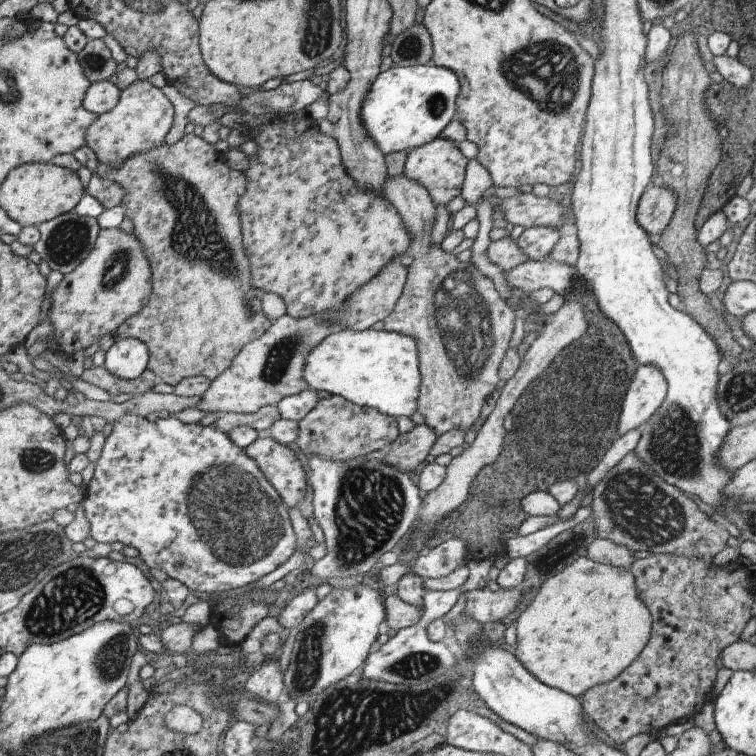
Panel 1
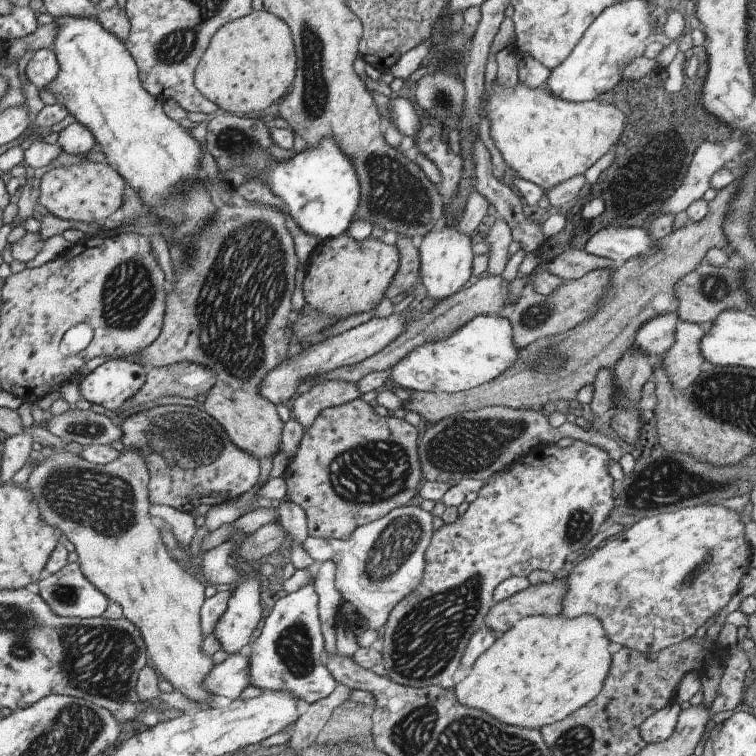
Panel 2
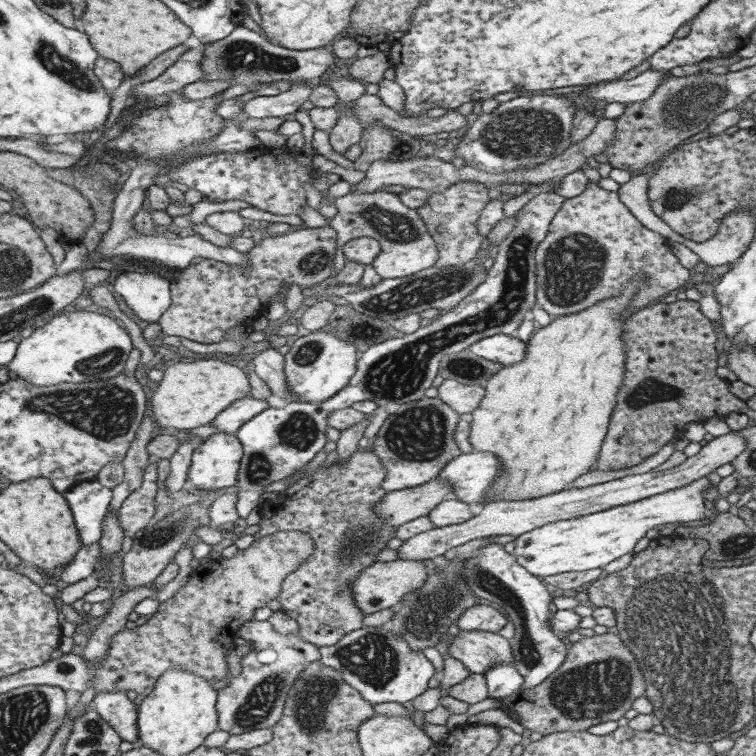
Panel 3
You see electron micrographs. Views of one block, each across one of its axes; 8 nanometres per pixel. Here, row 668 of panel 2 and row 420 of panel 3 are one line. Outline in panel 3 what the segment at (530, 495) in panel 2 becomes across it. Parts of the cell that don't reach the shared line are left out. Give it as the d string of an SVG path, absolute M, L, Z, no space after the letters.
M422 396L415 402L398 405L397 410L382 422L371 448L386 470L381 488L388 493L424 484L436 478L449 460L460 456L461 451L453 440L458 415L458 412L437 397Z

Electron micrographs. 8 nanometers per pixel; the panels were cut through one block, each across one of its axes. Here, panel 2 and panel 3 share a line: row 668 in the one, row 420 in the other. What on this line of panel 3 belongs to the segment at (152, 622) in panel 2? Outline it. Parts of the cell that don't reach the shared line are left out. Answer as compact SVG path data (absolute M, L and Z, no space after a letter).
M219 359L177 360L162 365L162 377L151 395L153 420L159 428L176 428L181 434L211 422L232 402L249 395L249 380L239 367Z

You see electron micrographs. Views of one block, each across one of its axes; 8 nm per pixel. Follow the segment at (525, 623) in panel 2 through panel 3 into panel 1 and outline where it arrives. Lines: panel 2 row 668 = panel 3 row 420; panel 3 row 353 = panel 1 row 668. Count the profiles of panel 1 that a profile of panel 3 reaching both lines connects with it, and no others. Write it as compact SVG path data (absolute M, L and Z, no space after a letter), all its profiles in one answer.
M589 557L577 558L573 562L569 563L569 566L563 568L548 578L539 586L537 593L533 598L532 602L526 606L525 610L519 613L514 624L515 630L515 649L510 649L513 658L517 662L521 663L521 666L530 672L539 682L546 684L549 687L557 688L565 694L573 695L577 697L583 694L587 689L593 688L593 686L599 686L599 684L607 684L611 682L613 678L617 678L621 674L622 670L625 670L635 658L639 656L639 653L643 650L645 644L649 640L653 619L649 614L645 604L639 600L637 596L637 590L635 590L635 580L631 576L631 572L625 570L625 568L613 568L609 564L599 564L598 562L593 562Z

